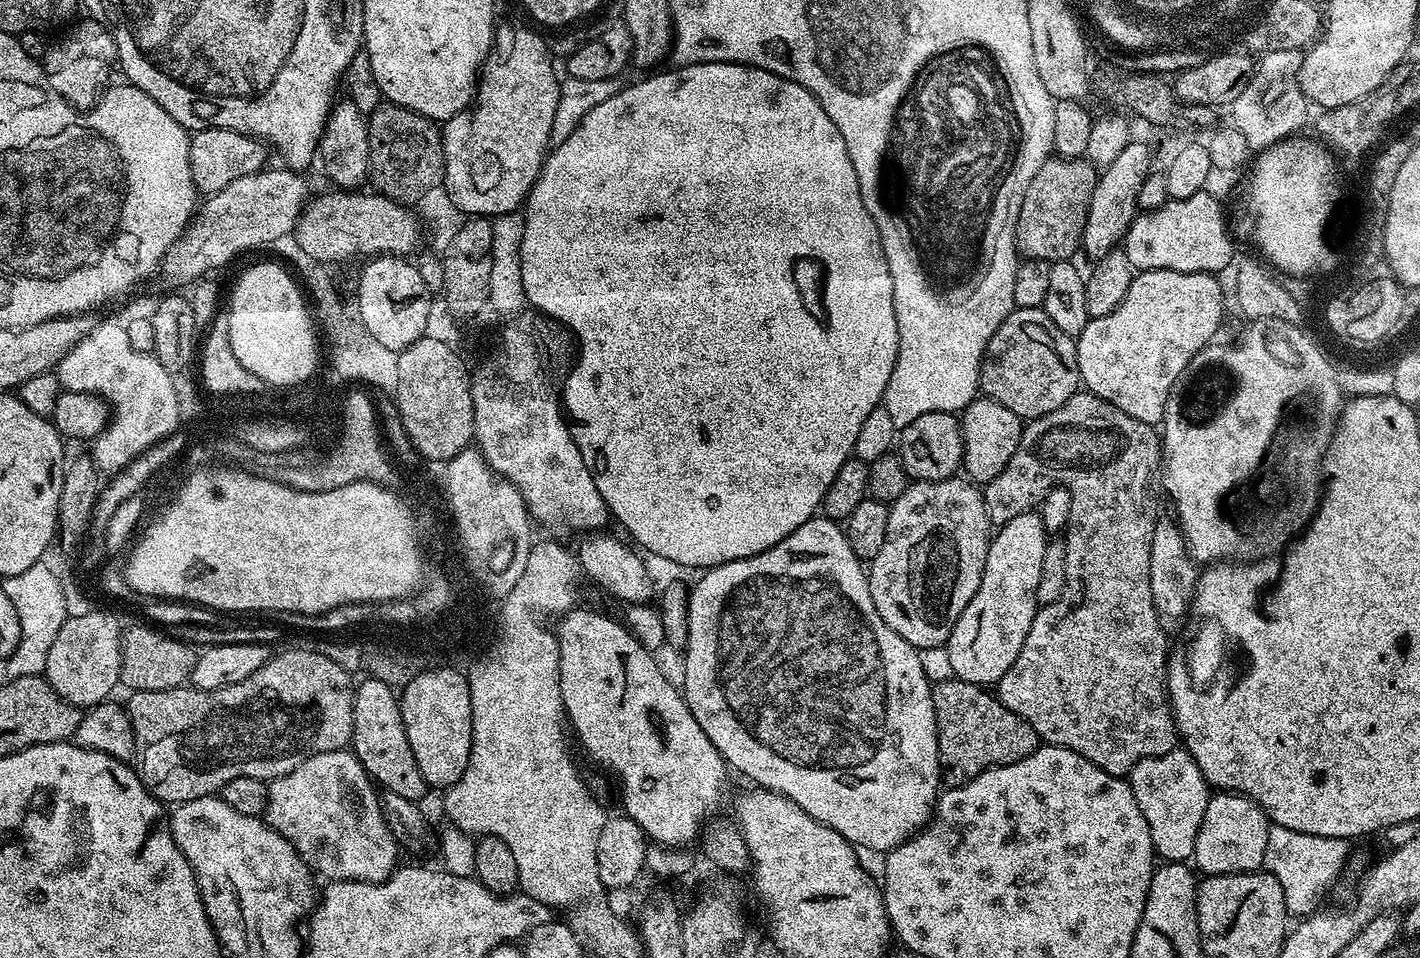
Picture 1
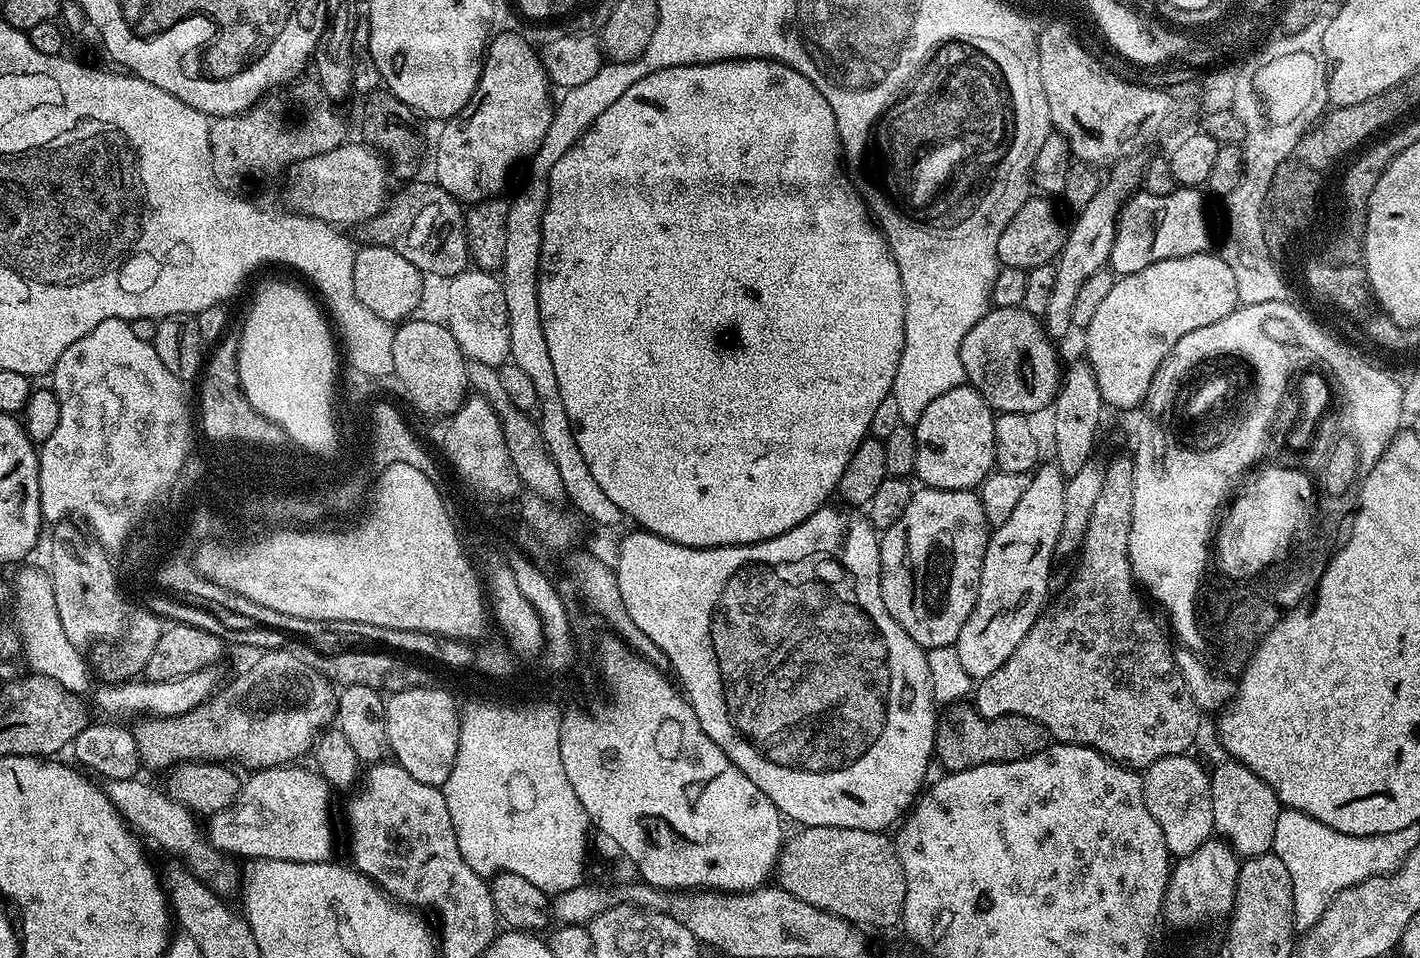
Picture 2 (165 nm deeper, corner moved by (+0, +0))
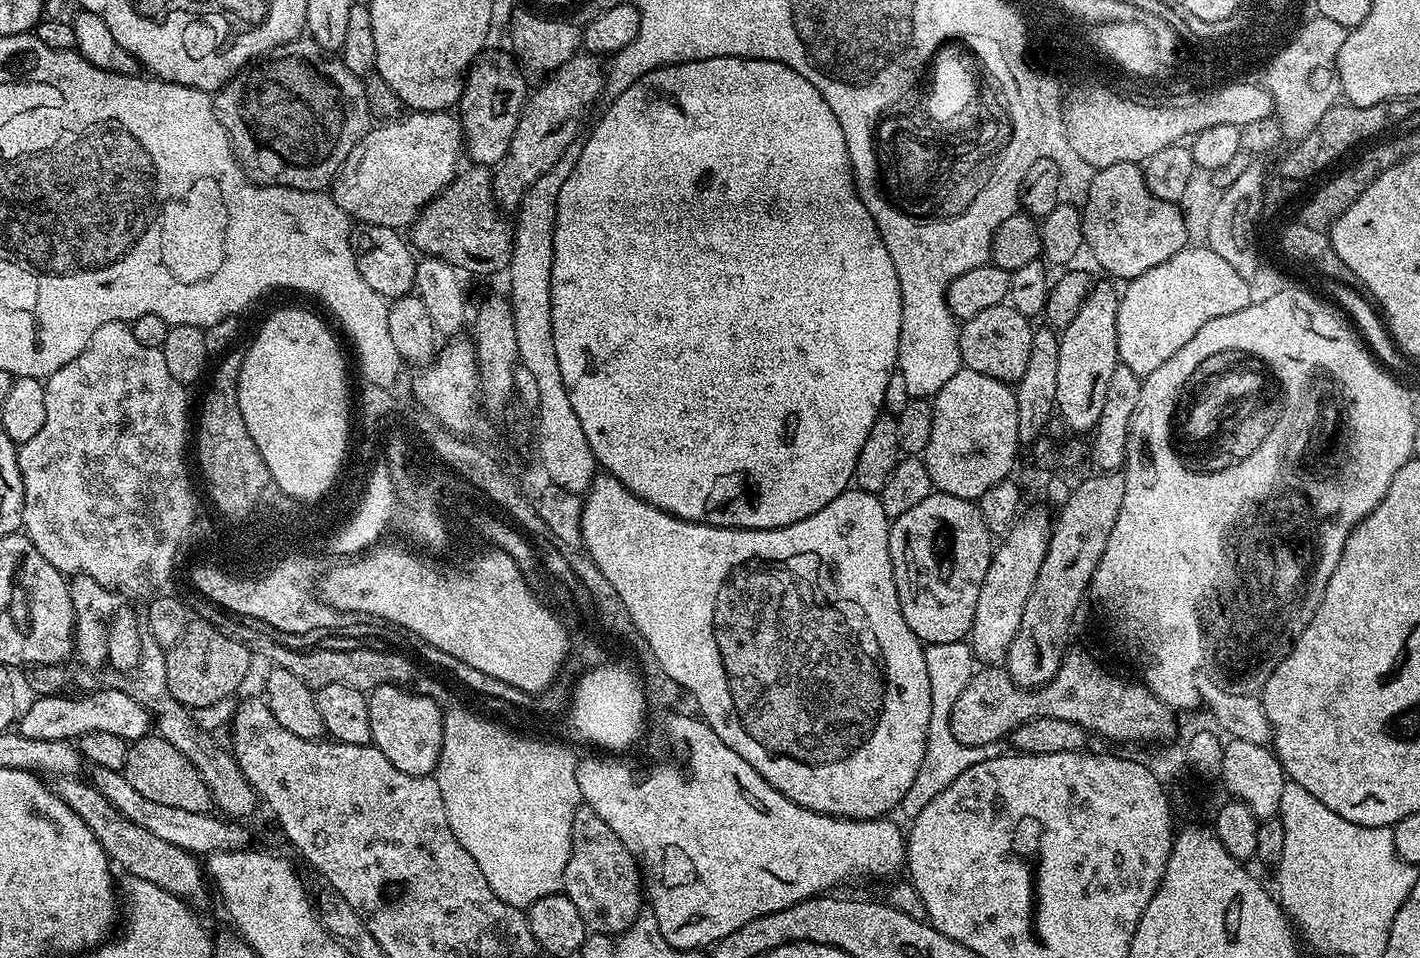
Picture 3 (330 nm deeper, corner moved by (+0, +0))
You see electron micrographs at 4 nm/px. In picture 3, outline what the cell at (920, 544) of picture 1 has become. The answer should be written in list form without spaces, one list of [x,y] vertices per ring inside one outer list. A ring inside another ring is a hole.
[[[933,491],[932,495],[922,498],[914,510],[906,510],[906,514],[891,521],[888,545],[898,602],[902,618],[906,618],[906,626],[910,626],[912,633],[925,645],[964,640],[972,631],[978,594],[994,551],[994,537],[986,522],[982,522],[979,507],[971,500]]]

